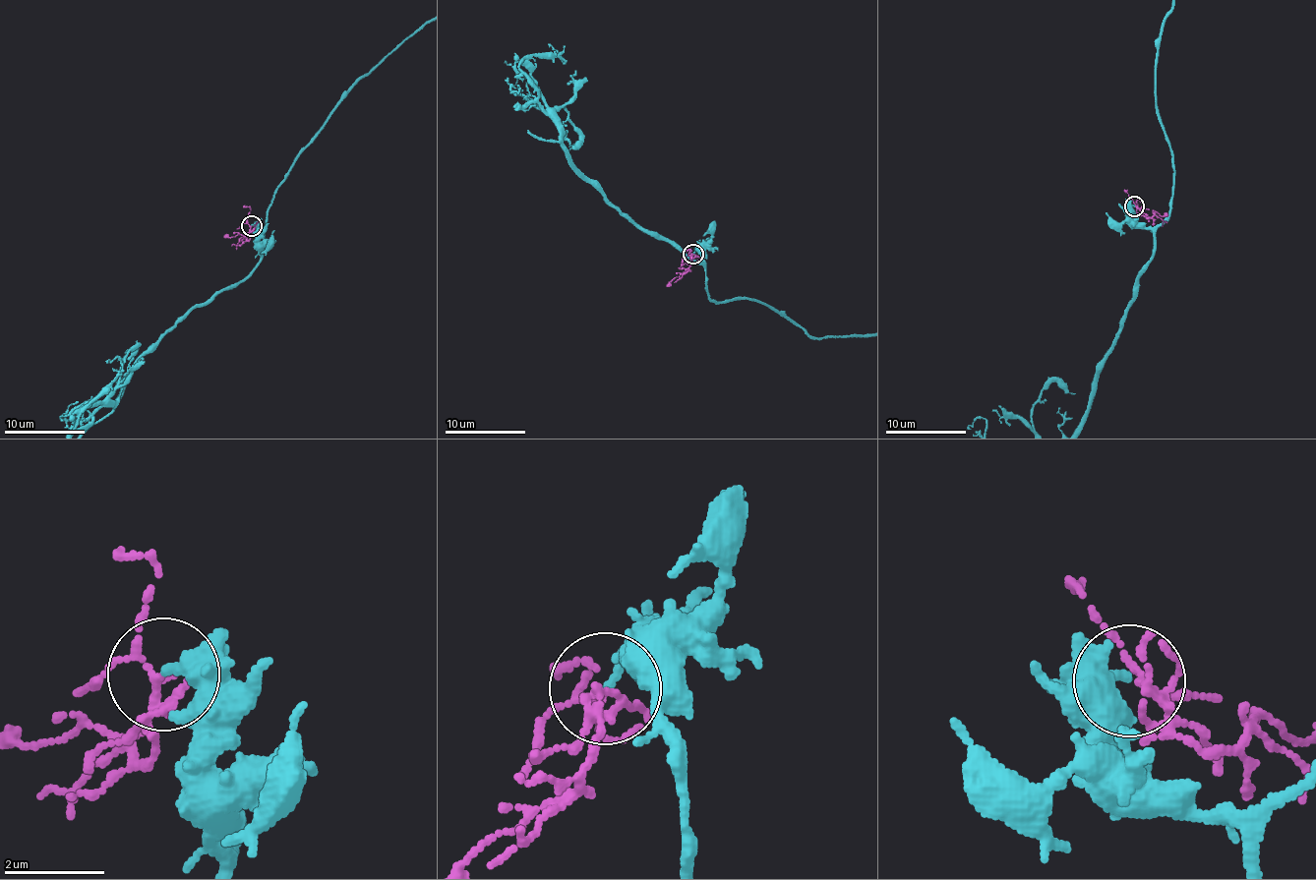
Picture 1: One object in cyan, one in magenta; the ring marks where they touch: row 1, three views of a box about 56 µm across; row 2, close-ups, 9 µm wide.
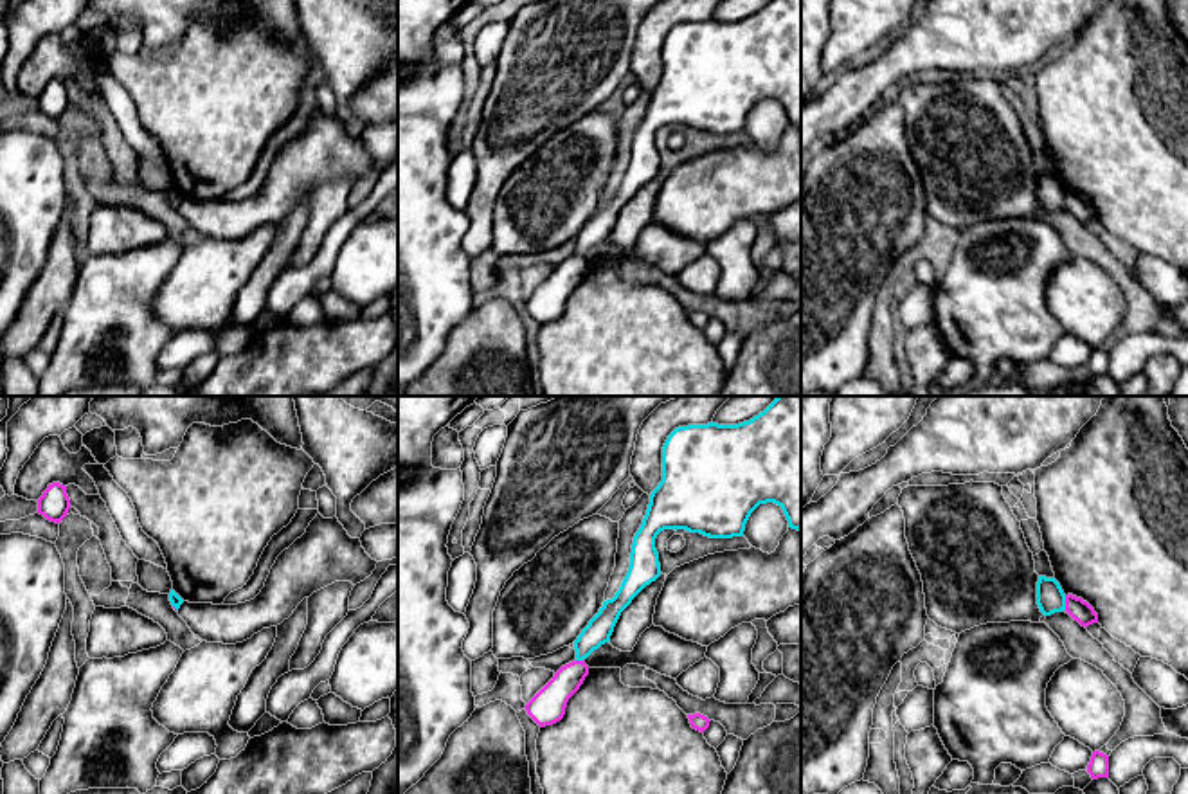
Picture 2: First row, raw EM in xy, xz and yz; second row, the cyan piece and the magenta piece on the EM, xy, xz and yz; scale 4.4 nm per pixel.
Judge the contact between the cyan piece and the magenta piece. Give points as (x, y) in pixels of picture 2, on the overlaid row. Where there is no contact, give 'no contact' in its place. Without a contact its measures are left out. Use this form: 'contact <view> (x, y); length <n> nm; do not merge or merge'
contact yz (1064, 604); length 60 nm; do not merge

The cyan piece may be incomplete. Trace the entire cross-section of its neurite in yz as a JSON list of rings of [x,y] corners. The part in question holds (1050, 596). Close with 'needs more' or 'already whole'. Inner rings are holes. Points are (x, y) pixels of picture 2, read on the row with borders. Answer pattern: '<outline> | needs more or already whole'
[[[1039,576],[1037,605],[1044,616],[1066,610],[1066,594],[1055,578]]] | already whole

